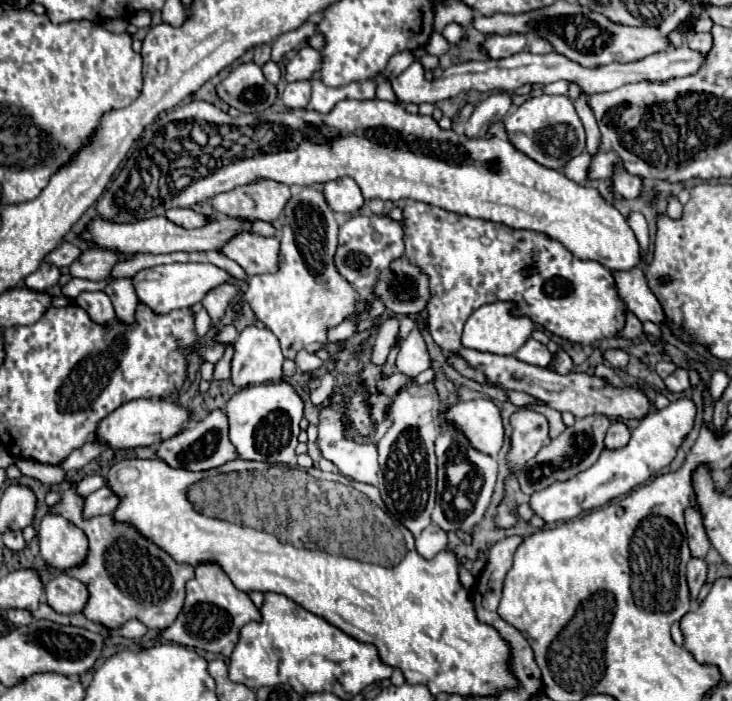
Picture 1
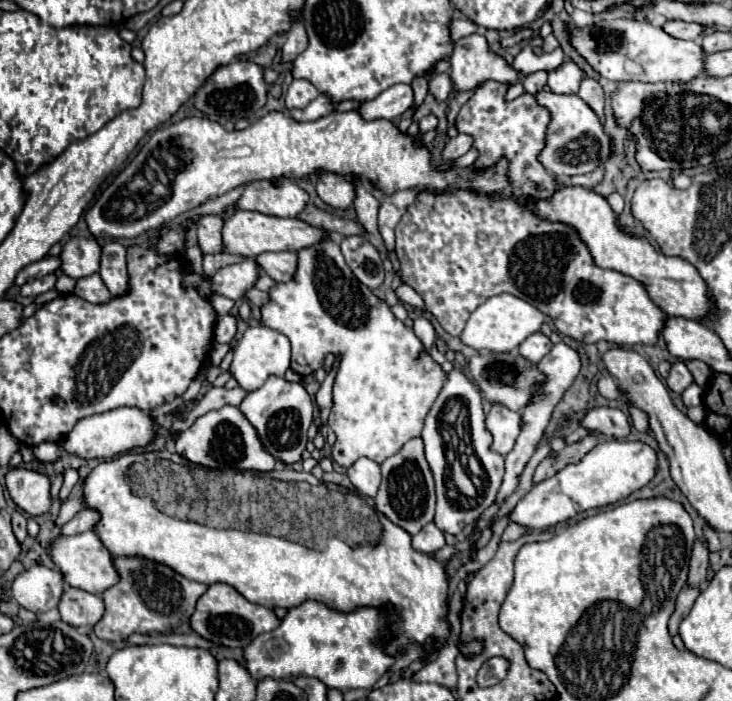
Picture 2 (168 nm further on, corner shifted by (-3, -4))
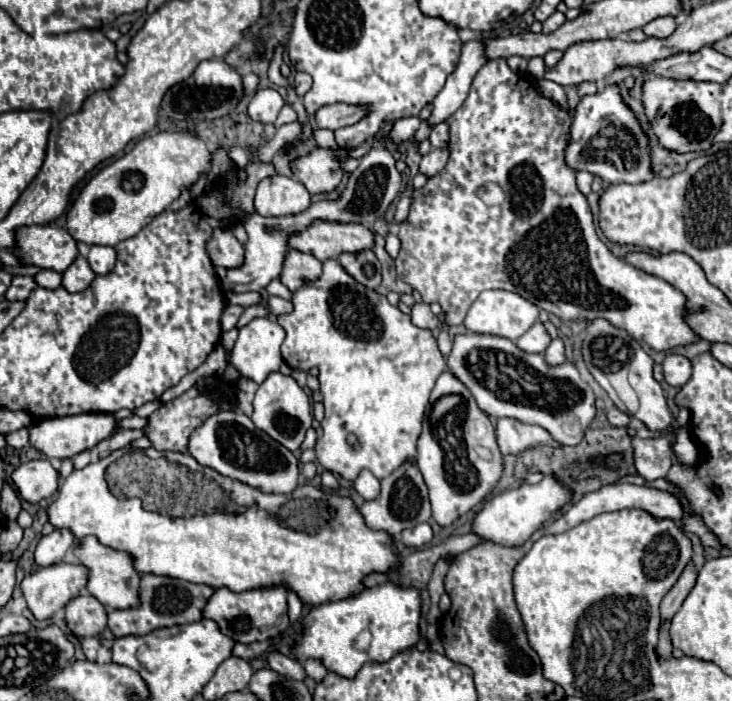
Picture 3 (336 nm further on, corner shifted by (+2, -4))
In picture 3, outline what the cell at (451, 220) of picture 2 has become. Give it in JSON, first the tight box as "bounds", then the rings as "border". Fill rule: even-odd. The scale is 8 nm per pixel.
{"bounds":[398,59,696,351],"border":[[[492,59],[488,61],[474,77],[472,81],[472,89],[468,99],[460,105],[460,109],[456,113],[452,113],[446,123],[450,127],[450,159],[448,165],[434,177],[428,179],[428,183],[422,189],[414,189],[412,191],[412,203],[410,203],[410,211],[408,217],[398,223],[398,237],[400,237],[400,253],[398,253],[398,275],[404,283],[408,283],[414,291],[418,291],[422,295],[424,303],[440,303],[444,315],[446,315],[446,323],[448,325],[460,325],[462,319],[468,313],[468,307],[476,301],[476,297],[484,291],[484,289],[504,289],[504,291],[512,291],[522,295],[524,299],[528,299],[530,303],[534,303],[538,309],[544,309],[564,321],[586,321],[592,323],[594,319],[606,319],[610,325],[626,331],[632,339],[646,343],[648,347],[656,349],[656,351],[668,351],[676,345],[690,345],[696,339],[696,333],[684,323],[684,305],[686,305],[686,297],[674,289],[670,283],[666,283],[664,279],[658,279],[650,273],[638,271],[636,267],[628,265],[622,259],[616,259],[610,249],[598,239],[596,231],[594,231],[594,223],[592,223],[592,213],[588,207],[586,197],[576,189],[576,171],[566,167],[564,163],[564,147],[568,141],[568,129],[570,129],[570,117],[564,109],[560,109],[558,105],[554,105],[550,99],[542,97],[538,93],[536,87],[532,87],[534,83],[530,77],[526,77],[524,73],[514,73],[508,65],[506,59]],[[524,167],[528,169],[528,203],[526,203],[526,185],[524,185],[524,201],[522,201],[522,193],[520,193],[520,177],[524,183]],[[488,183],[496,183],[500,187],[500,191],[504,193],[504,201],[498,205],[488,205],[480,191],[488,185]]]}

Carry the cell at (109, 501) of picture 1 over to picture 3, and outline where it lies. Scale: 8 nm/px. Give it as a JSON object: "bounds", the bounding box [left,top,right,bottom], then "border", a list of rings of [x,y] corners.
{"bounds":[34,529,74,567],"border":[[[56,529],[50,535],[42,537],[36,547],[36,553],[34,553],[36,563],[40,567],[60,563],[64,559],[64,555],[68,553],[68,549],[72,547],[72,541],[74,541],[74,535],[66,529]]]}

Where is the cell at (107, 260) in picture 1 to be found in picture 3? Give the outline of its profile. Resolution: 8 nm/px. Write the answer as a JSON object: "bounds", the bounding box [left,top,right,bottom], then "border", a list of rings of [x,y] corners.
{"bounds":[16,225,78,271],"border":[[[32,225],[16,231],[16,253],[24,263],[38,265],[42,269],[66,271],[78,257],[78,241],[60,227],[54,225]]]}

